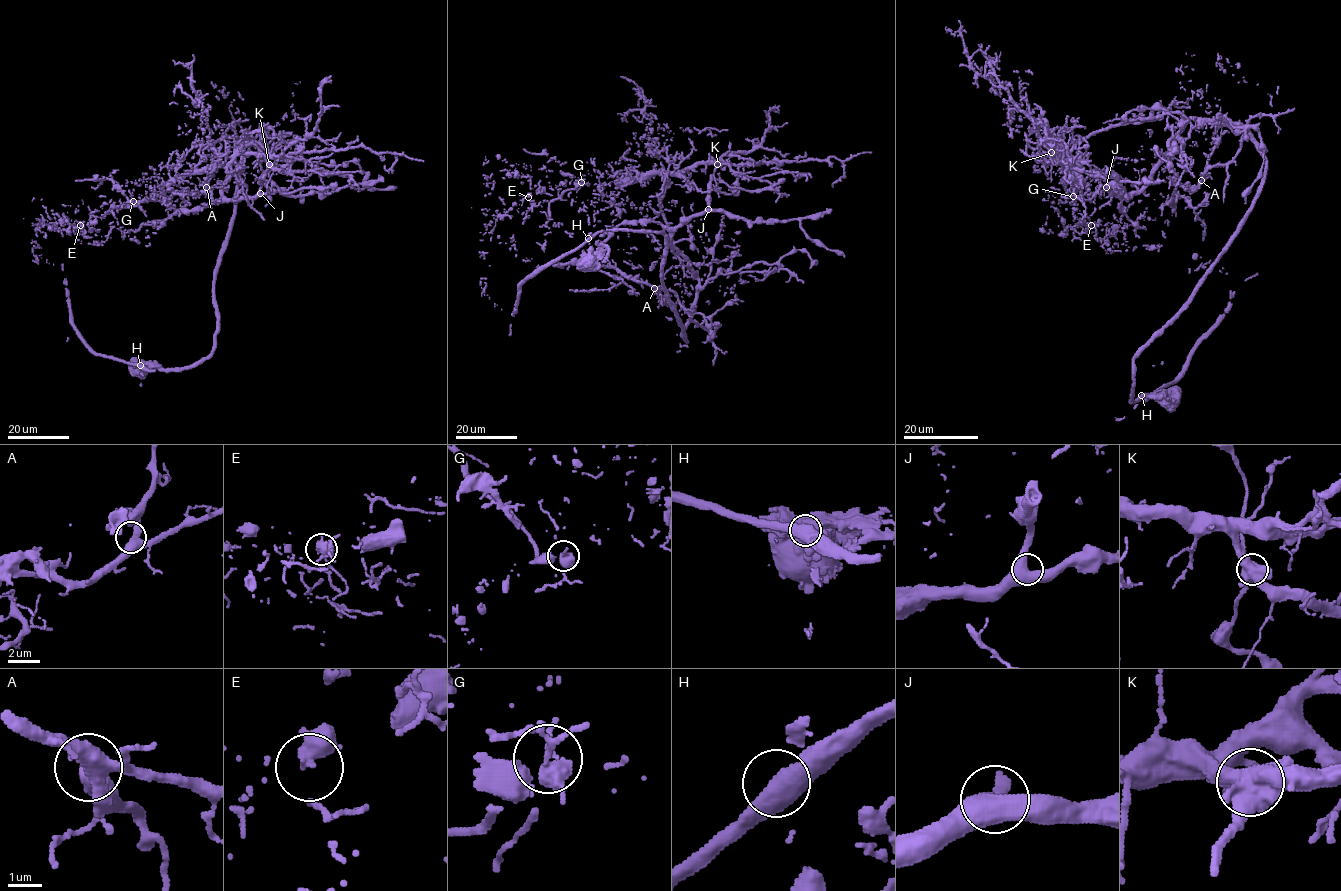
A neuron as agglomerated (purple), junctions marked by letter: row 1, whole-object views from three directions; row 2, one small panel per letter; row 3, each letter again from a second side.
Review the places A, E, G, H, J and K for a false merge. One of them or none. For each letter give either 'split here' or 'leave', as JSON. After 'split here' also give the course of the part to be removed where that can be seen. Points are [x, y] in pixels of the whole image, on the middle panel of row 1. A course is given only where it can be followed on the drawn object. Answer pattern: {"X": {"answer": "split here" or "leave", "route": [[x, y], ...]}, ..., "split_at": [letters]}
{"A": {"answer": "leave"}, "E": {"answer": "leave"}, "G": {"answer": "leave"}, "H": {"answer": "leave"}, "J": {"answer": "leave"}, "K": {"answer": "leave"}, "split_at": []}

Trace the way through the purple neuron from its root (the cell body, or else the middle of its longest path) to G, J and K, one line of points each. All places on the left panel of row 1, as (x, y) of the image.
G: (137, 365), (211, 353), (250, 137), (223, 186), (252, 198), (267, 162), (239, 153), (133, 201)
J: (137, 365), (188, 369), (212, 350), (214, 272), (233, 215), (236, 149), (250, 137), (223, 195), (260, 193)
K: (137, 365), (183, 370), (211, 353), (236, 149), (250, 137), (223, 186), (226, 198), (252, 198), (269, 164)

